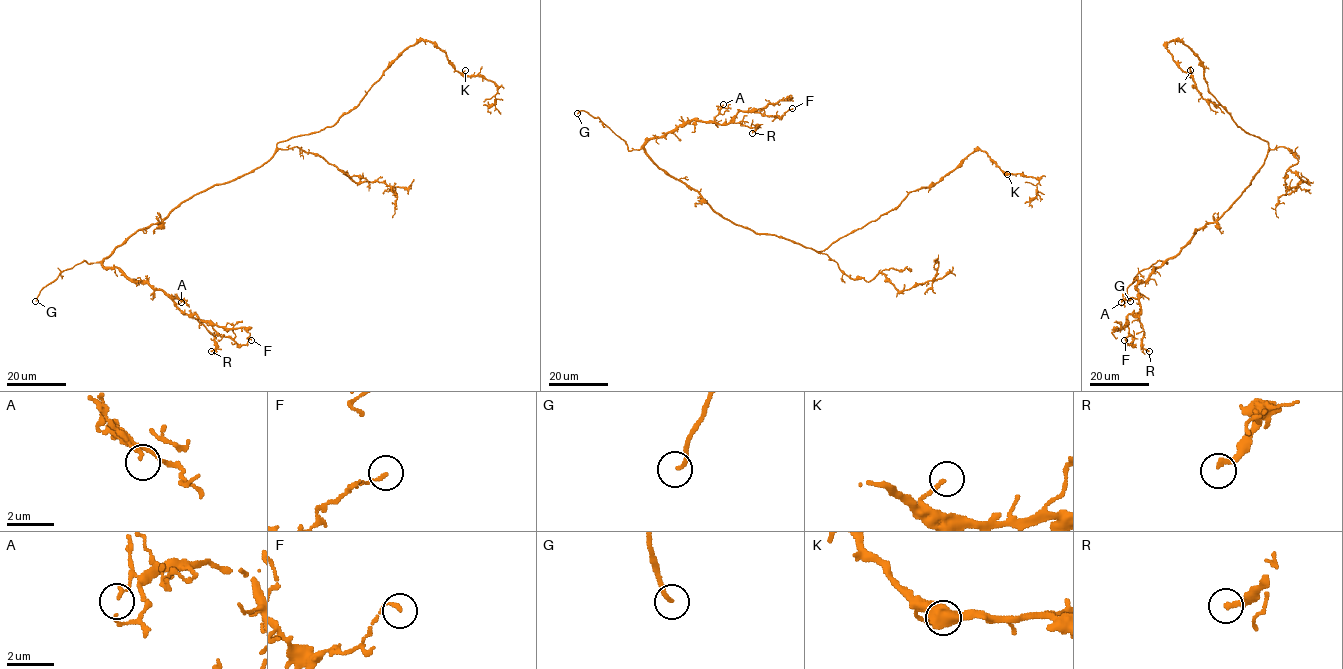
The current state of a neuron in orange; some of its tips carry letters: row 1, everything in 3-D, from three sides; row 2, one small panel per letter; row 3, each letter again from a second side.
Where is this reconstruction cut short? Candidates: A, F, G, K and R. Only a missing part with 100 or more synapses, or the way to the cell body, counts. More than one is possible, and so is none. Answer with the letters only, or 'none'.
G

